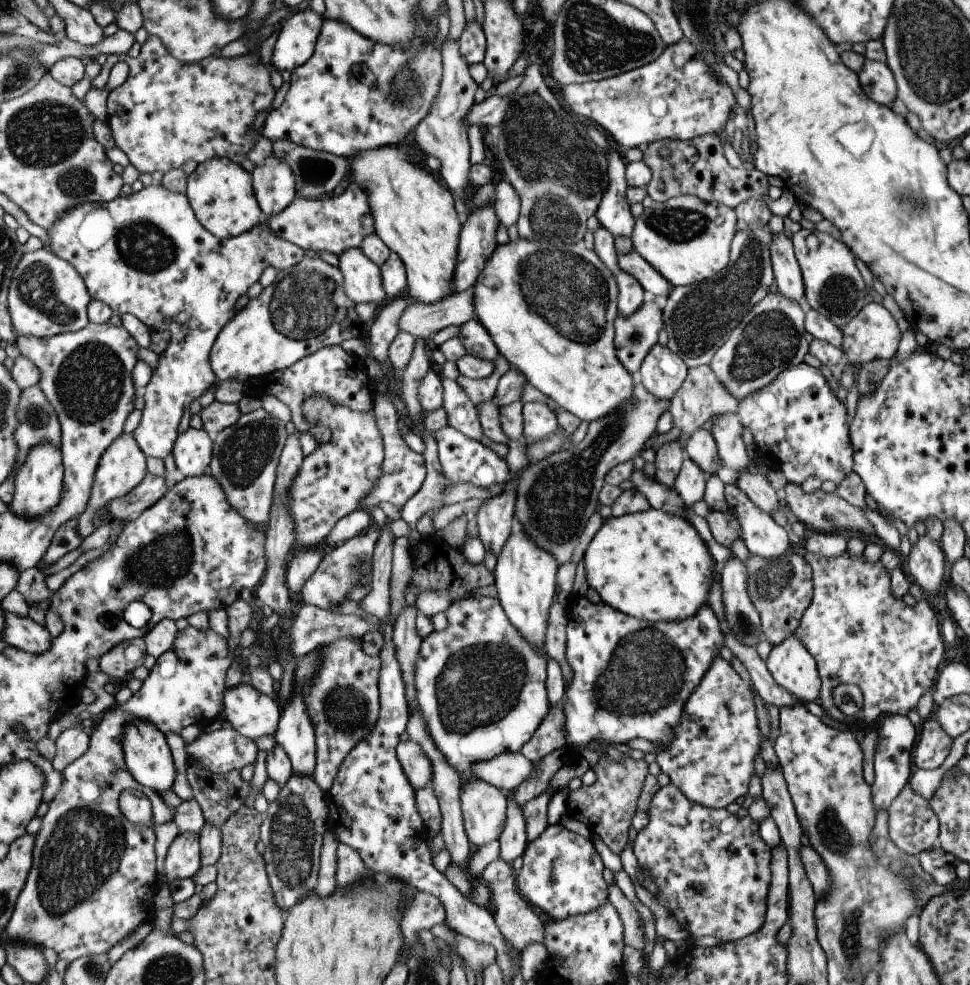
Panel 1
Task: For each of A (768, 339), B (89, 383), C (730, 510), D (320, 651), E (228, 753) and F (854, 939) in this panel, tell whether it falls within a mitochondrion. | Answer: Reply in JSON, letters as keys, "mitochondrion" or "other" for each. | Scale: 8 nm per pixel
{"A":"mitochondrion","B":"mitochondrion","C":"other","D":"other","E":"other","F":"mitochondrion"}

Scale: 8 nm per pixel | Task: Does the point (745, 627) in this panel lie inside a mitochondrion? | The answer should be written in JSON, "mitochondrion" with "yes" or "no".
{"mitochondrion":"yes"}

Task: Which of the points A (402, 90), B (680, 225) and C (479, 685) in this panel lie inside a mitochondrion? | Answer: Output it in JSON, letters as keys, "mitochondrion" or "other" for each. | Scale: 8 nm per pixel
{"A":"mitochondrion","B":"mitochondrion","C":"mitochondrion"}

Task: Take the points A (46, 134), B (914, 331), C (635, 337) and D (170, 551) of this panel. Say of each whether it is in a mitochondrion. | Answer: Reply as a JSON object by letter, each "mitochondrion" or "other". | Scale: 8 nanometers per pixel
{"A":"mitochondrion","B":"other","C":"mitochondrion","D":"mitochondrion"}

